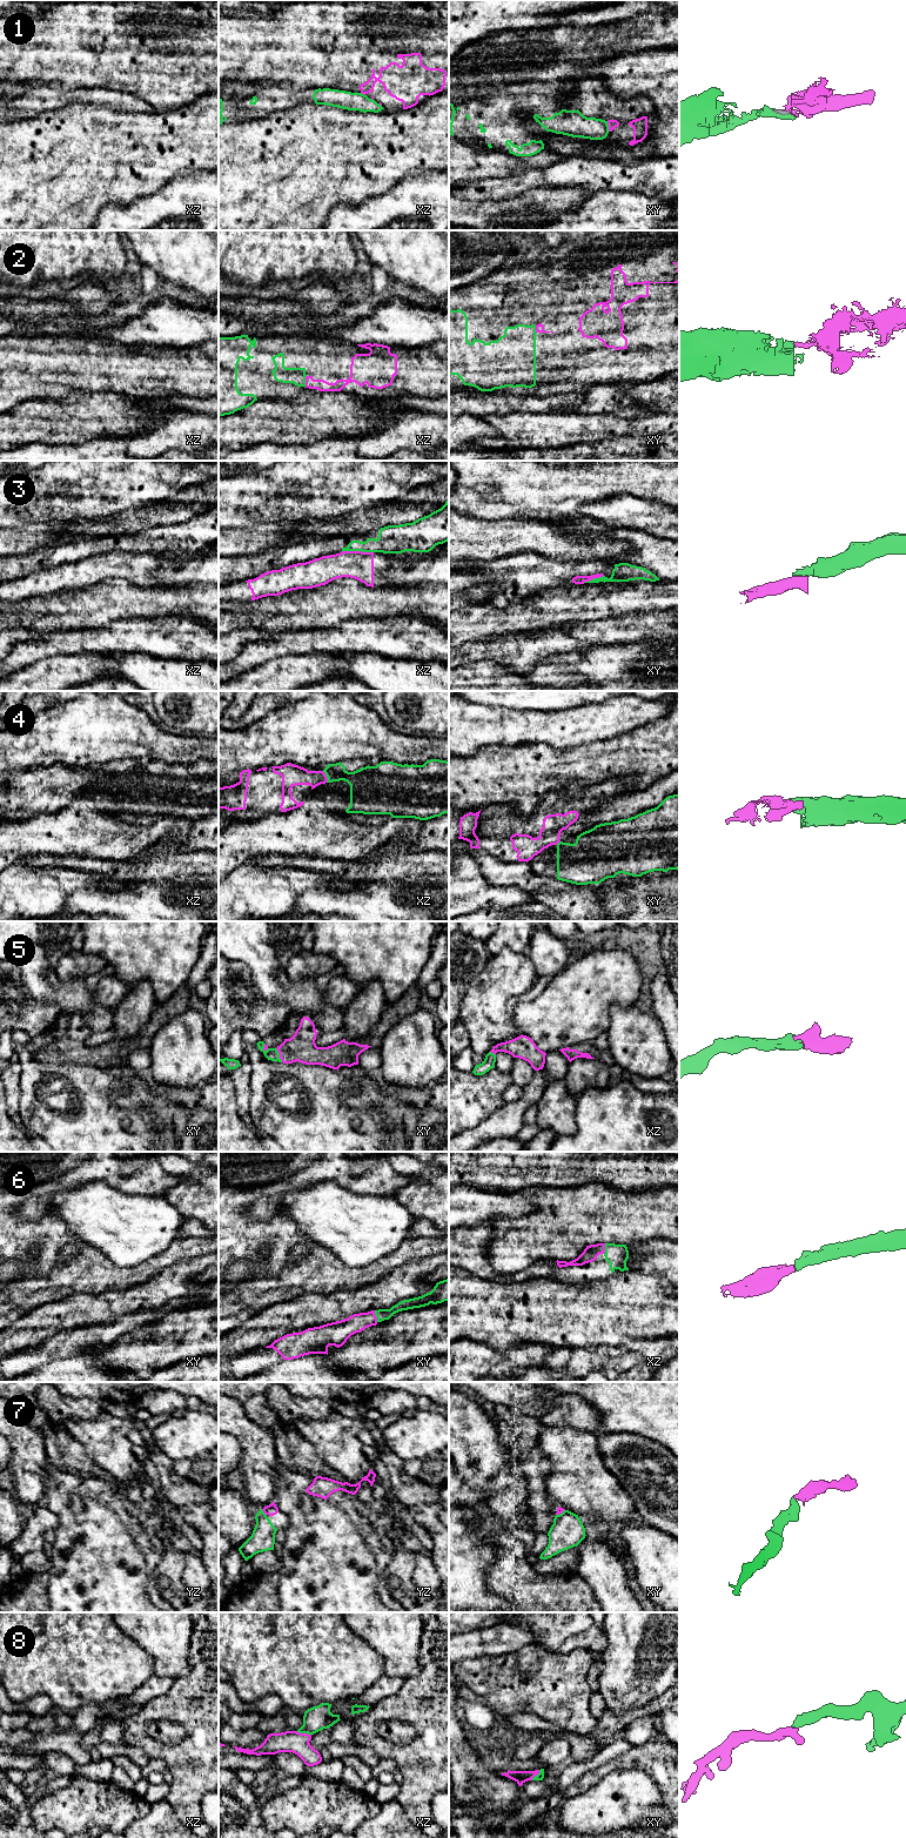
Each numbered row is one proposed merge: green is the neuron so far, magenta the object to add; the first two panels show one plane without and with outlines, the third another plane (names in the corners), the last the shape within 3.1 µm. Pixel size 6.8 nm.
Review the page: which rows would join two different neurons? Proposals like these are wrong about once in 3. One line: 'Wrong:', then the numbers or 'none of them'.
Wrong: 1, 3, 4

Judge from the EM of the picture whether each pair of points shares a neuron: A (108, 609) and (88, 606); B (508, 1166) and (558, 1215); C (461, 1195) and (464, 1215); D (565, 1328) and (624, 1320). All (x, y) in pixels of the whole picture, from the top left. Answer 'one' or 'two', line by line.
A: one
B: two
C: one
D: one

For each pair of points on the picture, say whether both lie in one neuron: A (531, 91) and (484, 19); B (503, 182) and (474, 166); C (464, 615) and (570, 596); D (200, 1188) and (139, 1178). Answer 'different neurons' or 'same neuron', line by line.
A: different neurons
B: different neurons
C: same neuron
D: different neurons

